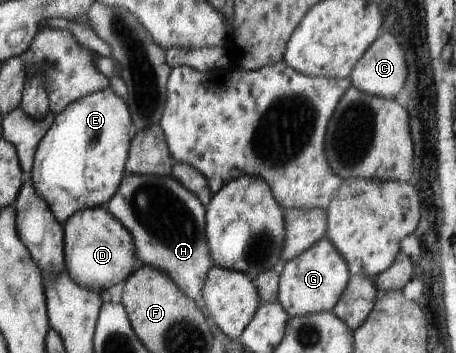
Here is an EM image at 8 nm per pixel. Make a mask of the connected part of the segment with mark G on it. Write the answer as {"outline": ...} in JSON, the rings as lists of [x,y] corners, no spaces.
{"outline":[[[326,236],[293,259],[284,261],[278,271],[278,302],[291,317],[332,312],[351,277],[344,257]]]}

